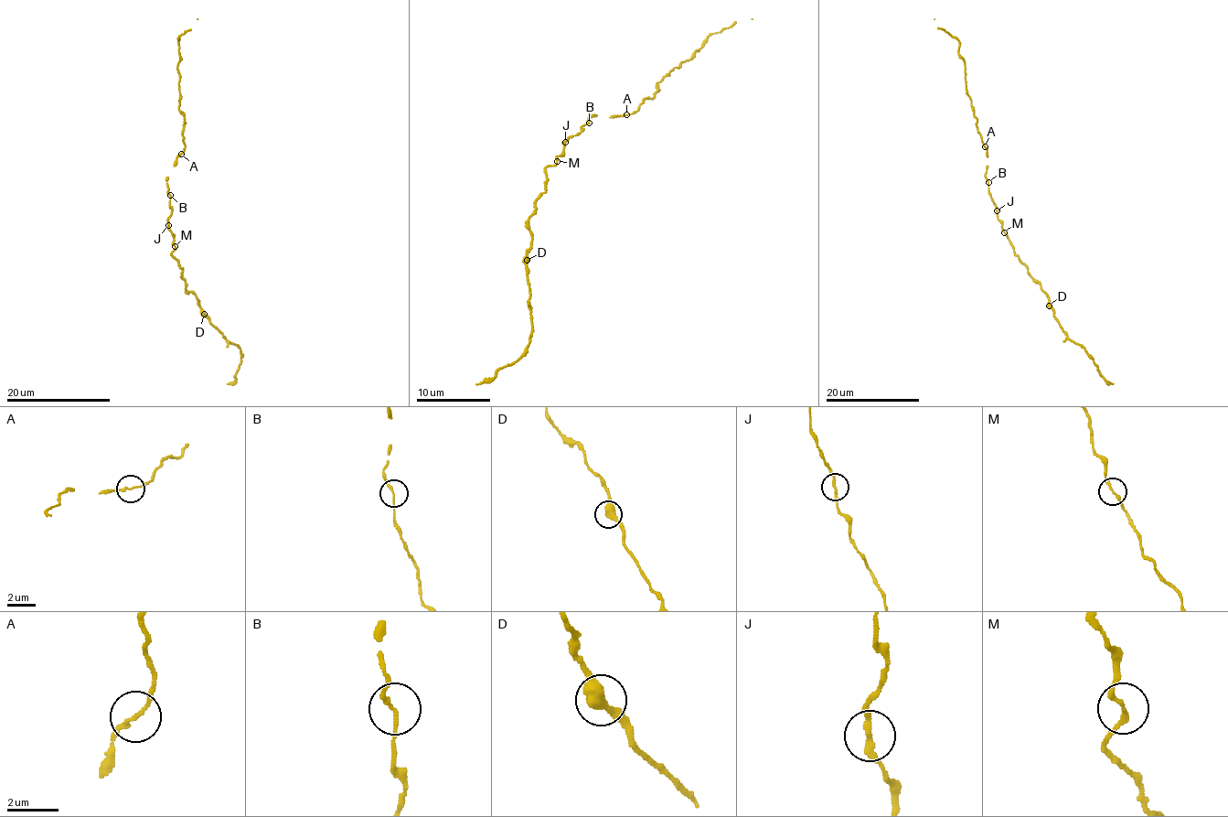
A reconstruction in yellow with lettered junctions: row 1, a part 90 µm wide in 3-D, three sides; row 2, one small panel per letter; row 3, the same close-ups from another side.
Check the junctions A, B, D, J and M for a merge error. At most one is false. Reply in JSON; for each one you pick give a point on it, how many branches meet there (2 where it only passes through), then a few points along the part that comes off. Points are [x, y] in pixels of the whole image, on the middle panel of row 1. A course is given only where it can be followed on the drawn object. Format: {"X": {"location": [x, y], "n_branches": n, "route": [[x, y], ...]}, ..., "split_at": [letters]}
{"split_at": []}

